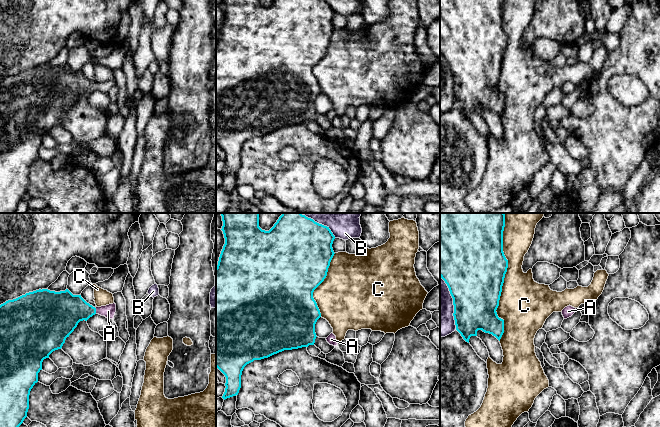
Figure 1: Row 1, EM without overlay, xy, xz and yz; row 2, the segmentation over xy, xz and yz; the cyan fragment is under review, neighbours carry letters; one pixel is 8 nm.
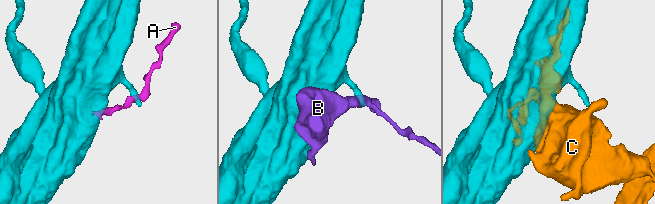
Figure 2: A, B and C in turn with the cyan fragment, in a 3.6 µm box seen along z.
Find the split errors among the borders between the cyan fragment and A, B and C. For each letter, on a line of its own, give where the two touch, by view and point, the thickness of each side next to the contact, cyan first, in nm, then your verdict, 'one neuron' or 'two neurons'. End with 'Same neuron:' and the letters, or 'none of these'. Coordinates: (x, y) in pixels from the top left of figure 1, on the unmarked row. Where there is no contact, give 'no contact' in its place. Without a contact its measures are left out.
A: contact xy (95, 86); calibres 300 and 100 nm; one neuron
B: contact xz (329, 5); calibres 420 and 130 nm; two neurons
C: contact yz (503, 58); calibres 500 and 420 nm; two neurons
Same neuron: A

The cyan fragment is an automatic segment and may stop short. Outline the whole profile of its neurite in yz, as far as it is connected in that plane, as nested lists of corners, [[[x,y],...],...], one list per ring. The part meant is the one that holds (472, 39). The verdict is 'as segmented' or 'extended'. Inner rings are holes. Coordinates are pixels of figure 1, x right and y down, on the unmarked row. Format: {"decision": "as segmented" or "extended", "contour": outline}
{"decision": "as segmented", "contour": [[[440,0],[440,53],[453,74],[456,106],[469,119],[477,107],[492,110],[499,117],[504,96],[497,91],[508,36],[503,28],[505,0]]]}

